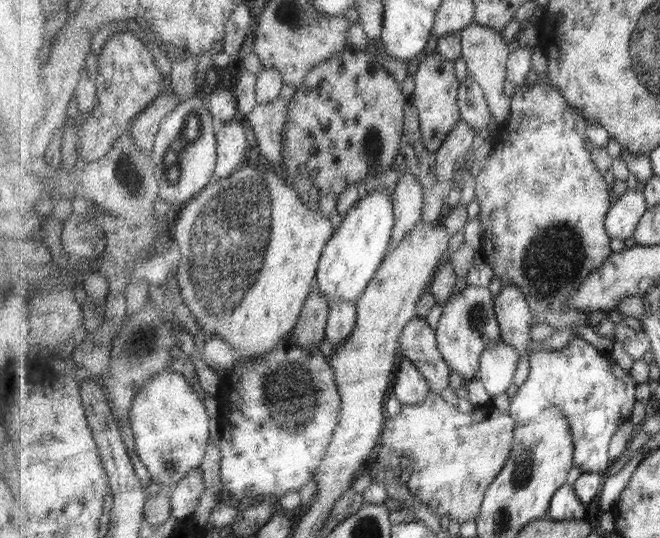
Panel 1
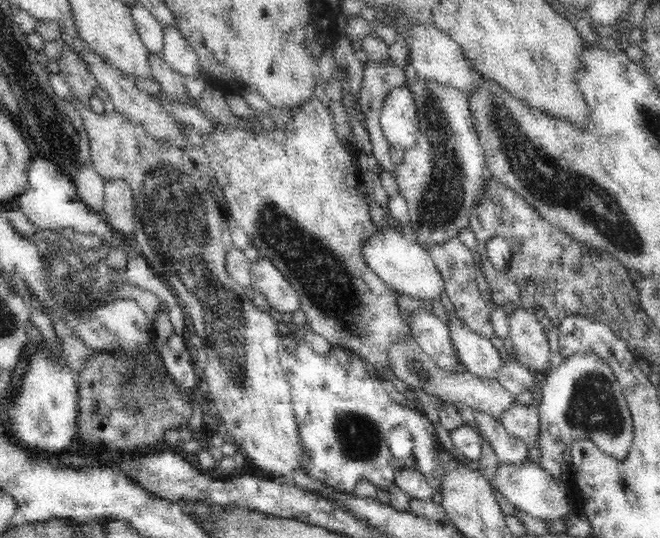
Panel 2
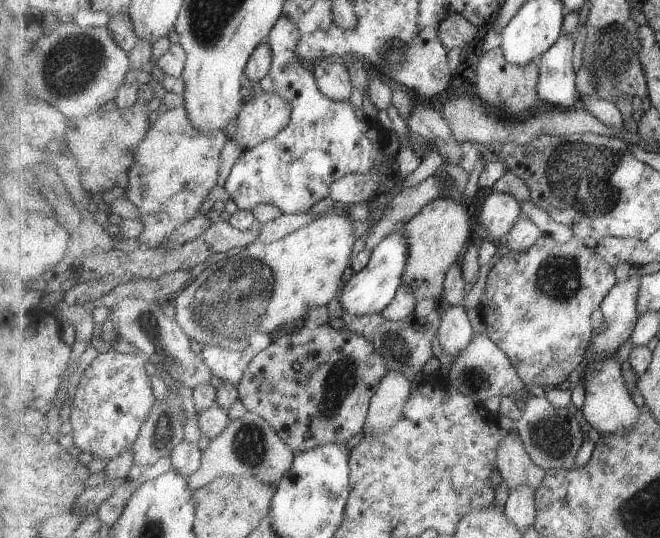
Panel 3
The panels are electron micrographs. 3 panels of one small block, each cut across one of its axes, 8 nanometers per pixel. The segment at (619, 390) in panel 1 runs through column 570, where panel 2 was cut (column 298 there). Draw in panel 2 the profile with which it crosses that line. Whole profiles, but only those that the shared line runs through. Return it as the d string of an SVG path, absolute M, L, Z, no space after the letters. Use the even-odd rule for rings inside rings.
M289 334L281 337L278 357L291 384L291 396L302 441L310 451L311 464L308 475L312 479L322 481L337 491L348 494L354 492L354 488L360 480L368 480L372 486L380 488L382 492L389 492L390 488L395 485L395 477L398 472L415 469L426 477L434 490L442 491L442 486L450 472L442 458L442 454L449 447L444 433L441 429L436 428L420 410L415 410L405 401L394 402L386 393L384 380L374 376L361 358L336 345L334 345L332 354L320 356L303 339ZM395 429L404 429L406 432L410 432L412 441L414 441L411 455L404 460L394 458L390 452L388 438Z

